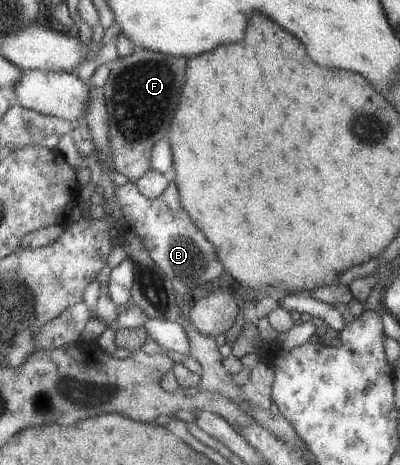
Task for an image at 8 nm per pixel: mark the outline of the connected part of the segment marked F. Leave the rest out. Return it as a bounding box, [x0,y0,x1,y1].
[101,48,186,182]

